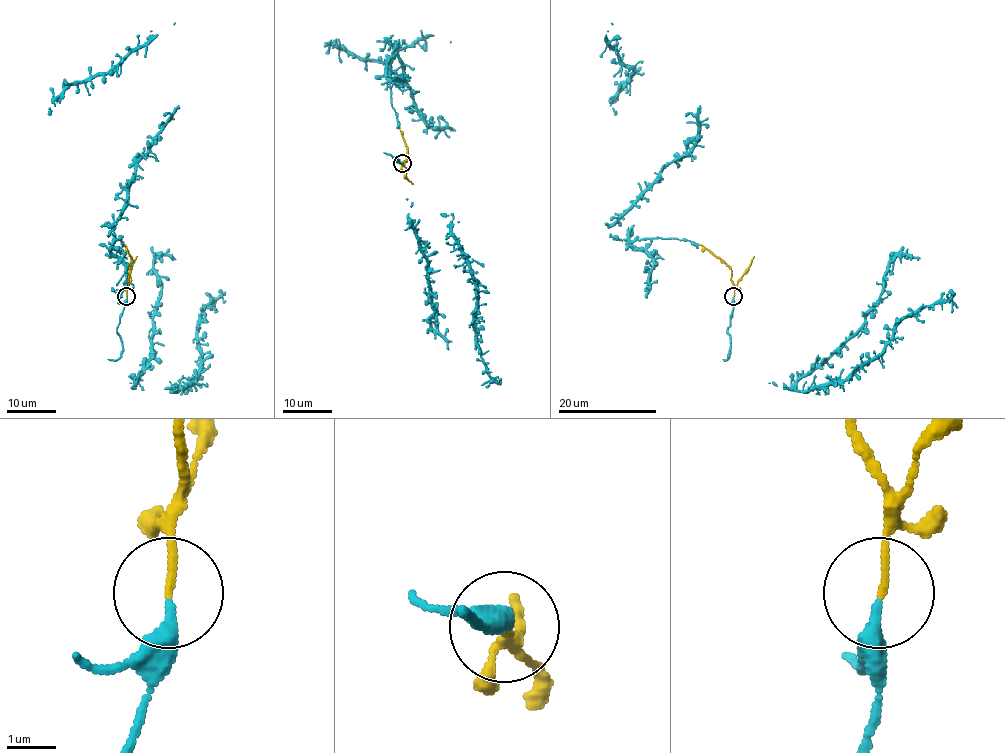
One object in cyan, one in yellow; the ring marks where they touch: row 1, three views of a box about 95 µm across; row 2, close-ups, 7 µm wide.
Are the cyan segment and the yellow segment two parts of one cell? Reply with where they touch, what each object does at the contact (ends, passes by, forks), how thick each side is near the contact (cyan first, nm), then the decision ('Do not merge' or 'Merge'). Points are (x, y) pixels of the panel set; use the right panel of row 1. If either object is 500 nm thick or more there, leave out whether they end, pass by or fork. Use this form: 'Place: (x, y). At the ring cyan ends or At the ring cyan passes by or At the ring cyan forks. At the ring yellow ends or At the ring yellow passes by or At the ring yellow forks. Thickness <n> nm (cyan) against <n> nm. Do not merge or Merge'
Place: (733, 296). At the ring cyan ends. At the ring yellow ends. Thickness 320 nm (cyan) against 140 nm. Merge

